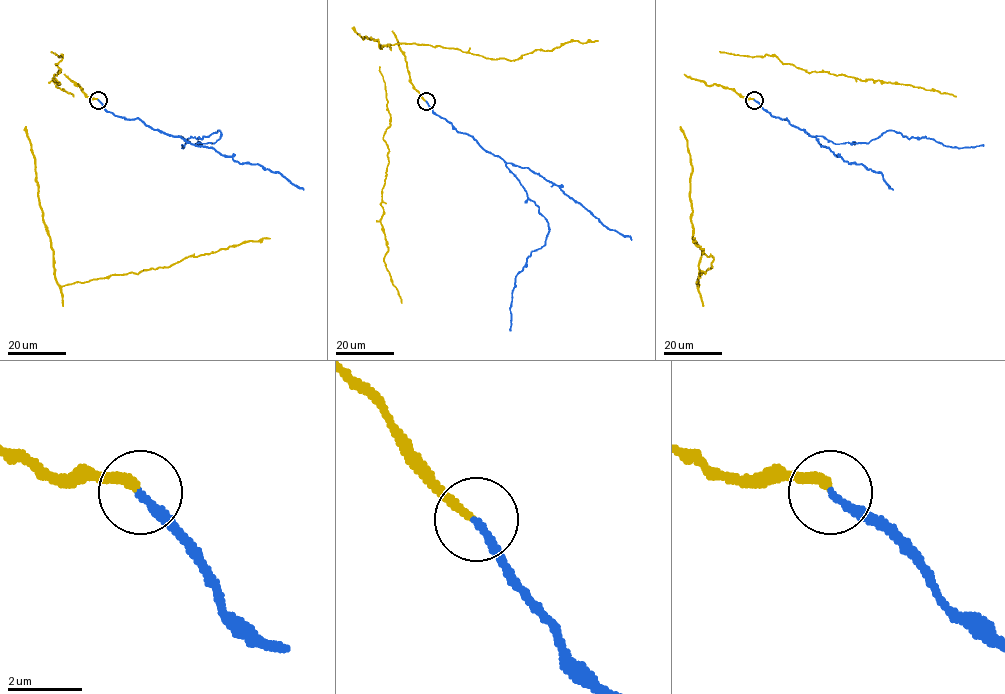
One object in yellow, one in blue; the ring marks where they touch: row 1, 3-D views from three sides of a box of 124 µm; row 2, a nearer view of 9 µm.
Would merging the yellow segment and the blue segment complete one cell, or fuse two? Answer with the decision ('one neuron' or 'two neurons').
one neuron

